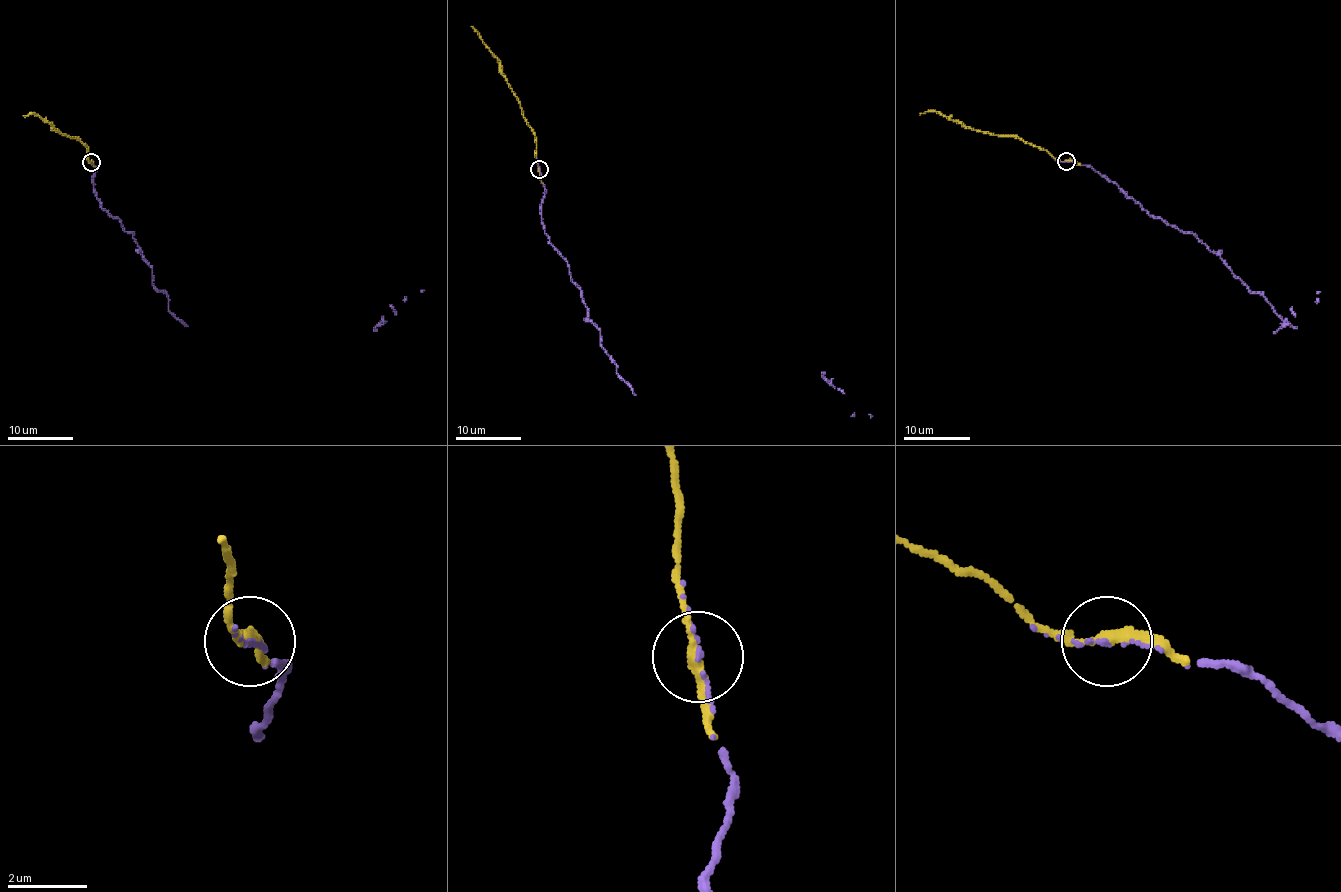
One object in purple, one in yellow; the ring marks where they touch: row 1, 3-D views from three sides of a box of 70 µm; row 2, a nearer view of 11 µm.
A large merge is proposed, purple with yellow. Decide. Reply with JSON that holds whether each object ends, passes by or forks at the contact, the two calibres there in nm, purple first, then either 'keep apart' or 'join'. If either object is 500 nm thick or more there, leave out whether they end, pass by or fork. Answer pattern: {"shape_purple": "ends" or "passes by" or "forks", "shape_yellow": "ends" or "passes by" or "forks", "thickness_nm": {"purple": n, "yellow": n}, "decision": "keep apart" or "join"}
{"shape_purple": "passes by", "shape_yellow": "passes by", "thickness_nm": {"purple": 60, "yellow": 240}, "decision": "join"}

